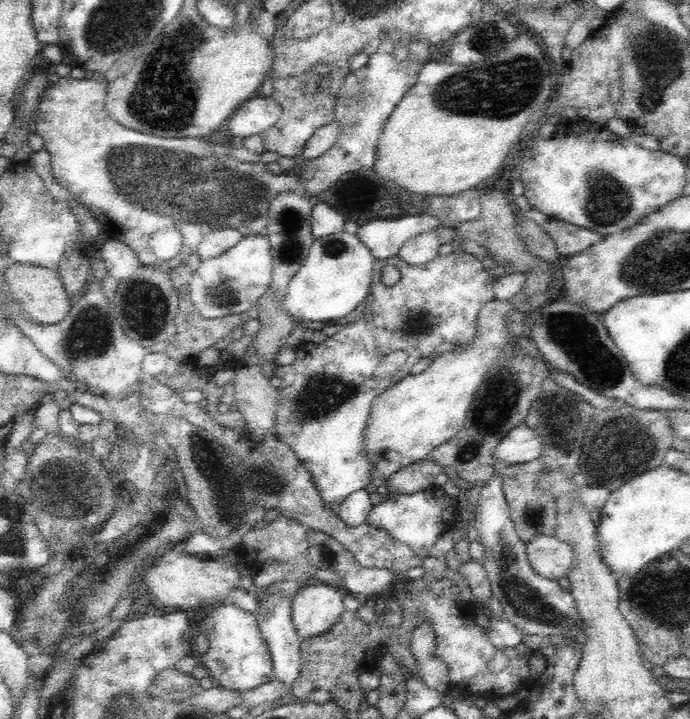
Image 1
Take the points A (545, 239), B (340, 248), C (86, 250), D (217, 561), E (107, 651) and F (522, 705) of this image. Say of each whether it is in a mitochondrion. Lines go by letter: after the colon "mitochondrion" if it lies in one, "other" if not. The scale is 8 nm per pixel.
A: other
B: mitochondrion
C: other
D: other
E: other
F: other

